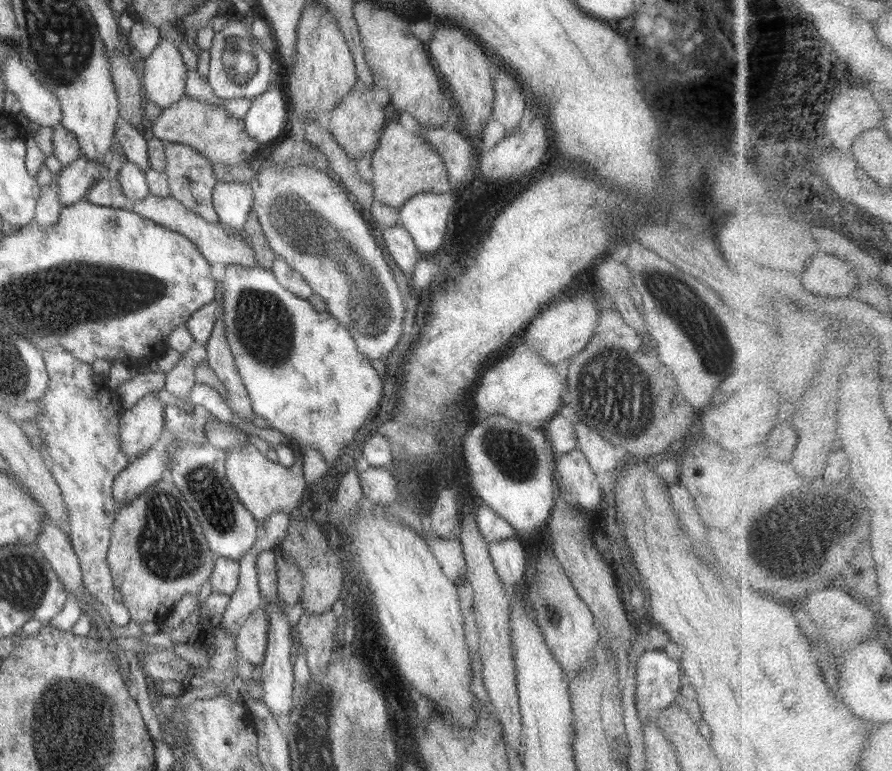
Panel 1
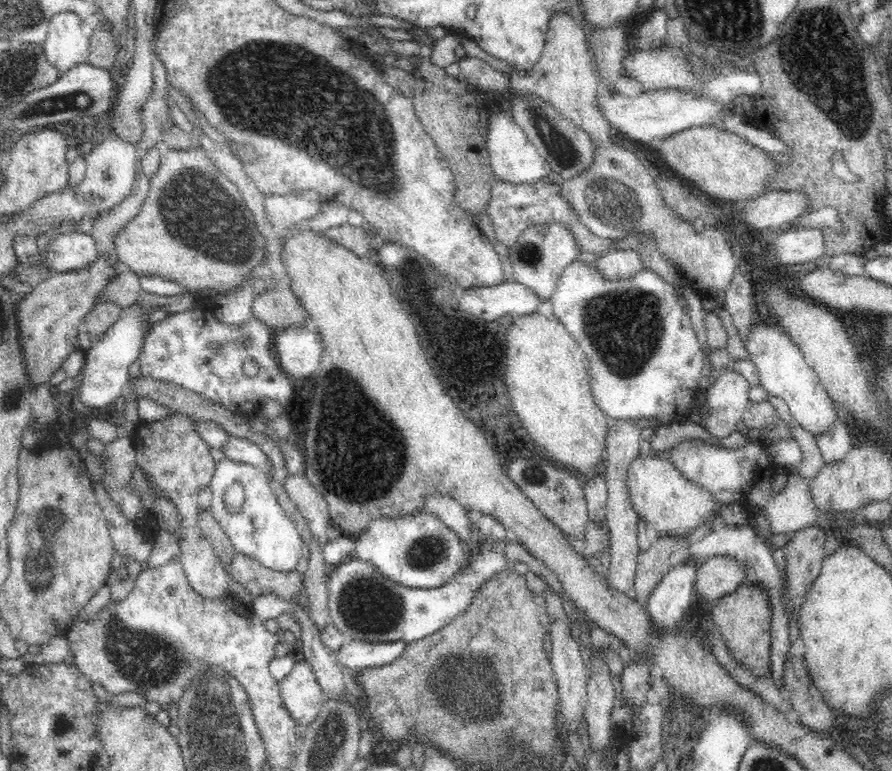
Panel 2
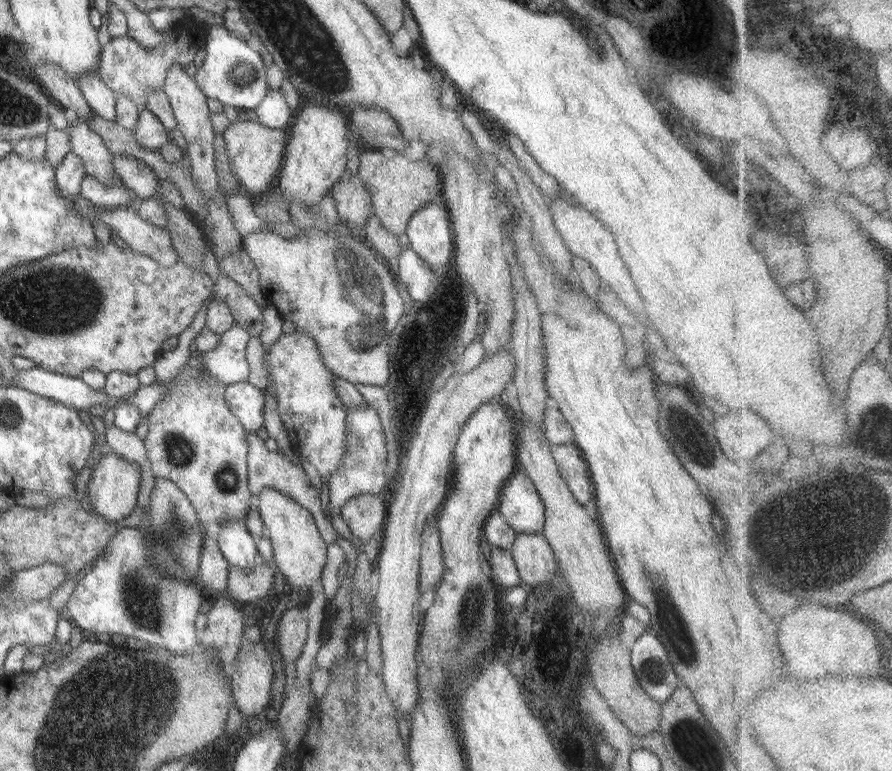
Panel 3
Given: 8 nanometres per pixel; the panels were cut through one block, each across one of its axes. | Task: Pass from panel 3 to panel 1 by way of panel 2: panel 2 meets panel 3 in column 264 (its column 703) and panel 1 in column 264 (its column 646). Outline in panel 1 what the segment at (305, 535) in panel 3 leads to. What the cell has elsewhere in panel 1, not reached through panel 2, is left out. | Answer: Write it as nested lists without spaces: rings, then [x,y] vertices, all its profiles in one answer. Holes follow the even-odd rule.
[[[249,442],[226,450],[226,476],[231,482],[240,503],[260,523],[266,522],[270,516],[284,512],[294,515],[304,501],[307,487],[304,479],[304,456],[300,452],[294,468],[284,468],[279,463],[268,460],[260,445]]]

